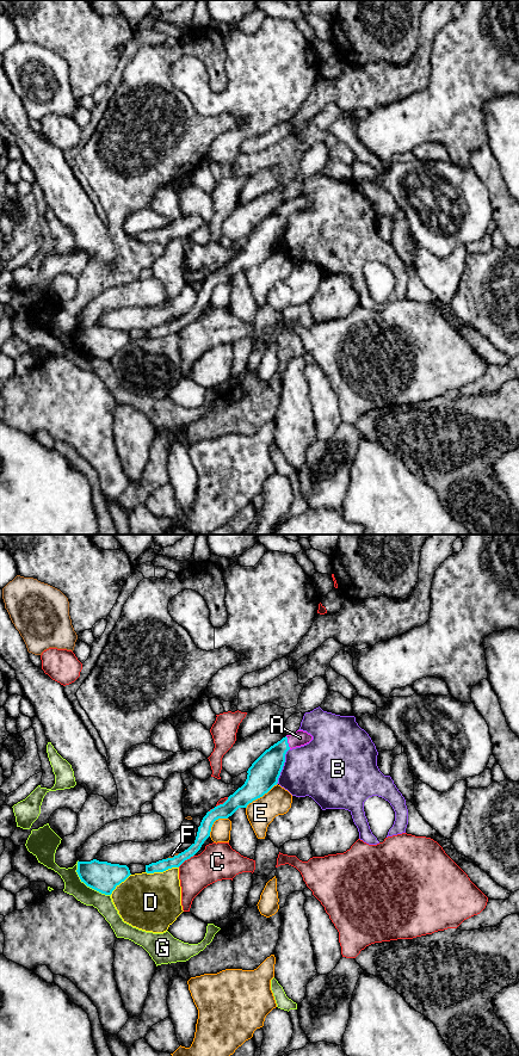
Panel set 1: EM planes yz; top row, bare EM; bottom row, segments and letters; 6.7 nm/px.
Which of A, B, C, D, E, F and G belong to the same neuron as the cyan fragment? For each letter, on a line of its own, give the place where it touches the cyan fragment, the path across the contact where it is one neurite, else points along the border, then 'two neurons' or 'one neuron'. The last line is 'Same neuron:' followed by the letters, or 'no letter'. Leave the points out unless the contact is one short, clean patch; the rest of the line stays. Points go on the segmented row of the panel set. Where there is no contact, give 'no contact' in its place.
A: yz (286, 742) | across yz (265, 771), (276, 753), (286, 742), (300, 738) | one neuron
B: yz (283, 765) | two neurons
C: yz (185, 859) | two neurons
D: yz (161, 871) | two neurons
E: yz (260, 796) | two neurons
F: yz (173, 857) | two neurons
G: yz (86, 884) | two neurons
Same neuron: A

